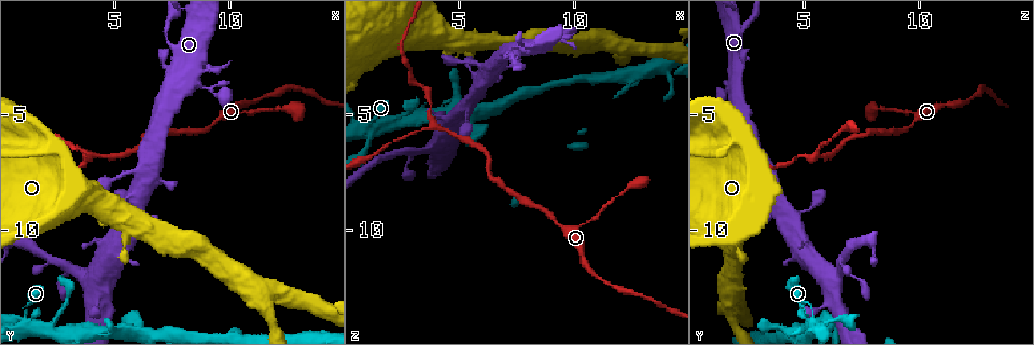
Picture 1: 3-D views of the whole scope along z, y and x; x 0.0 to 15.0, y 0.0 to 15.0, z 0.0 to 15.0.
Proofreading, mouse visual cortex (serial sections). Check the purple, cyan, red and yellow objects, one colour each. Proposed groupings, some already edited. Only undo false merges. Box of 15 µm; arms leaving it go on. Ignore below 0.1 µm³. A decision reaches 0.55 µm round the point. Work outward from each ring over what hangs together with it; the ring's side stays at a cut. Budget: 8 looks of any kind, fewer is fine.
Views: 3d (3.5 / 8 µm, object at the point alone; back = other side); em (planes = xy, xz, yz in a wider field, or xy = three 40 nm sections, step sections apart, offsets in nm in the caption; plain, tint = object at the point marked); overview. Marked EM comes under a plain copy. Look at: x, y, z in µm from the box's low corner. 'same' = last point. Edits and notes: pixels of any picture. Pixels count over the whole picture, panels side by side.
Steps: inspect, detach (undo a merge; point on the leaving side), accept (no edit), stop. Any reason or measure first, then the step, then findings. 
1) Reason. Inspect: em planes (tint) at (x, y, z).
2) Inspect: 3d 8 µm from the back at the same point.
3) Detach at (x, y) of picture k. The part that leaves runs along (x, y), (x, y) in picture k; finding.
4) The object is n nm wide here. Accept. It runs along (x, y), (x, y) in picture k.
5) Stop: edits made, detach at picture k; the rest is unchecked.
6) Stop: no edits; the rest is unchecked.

Branch point. Inspect: 3d 3.5 µm at (12.6, 12.9, 2.1).

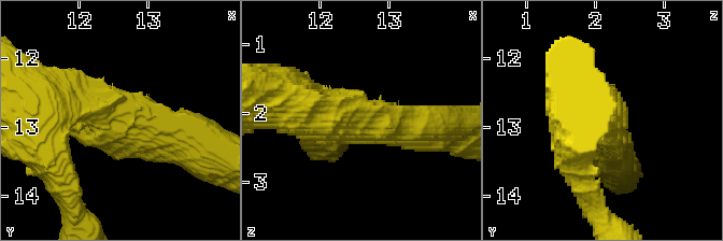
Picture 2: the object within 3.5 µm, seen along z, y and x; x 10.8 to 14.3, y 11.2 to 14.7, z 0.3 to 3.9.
Inspect: em xy step 2 (tint) at (12.55, 12.80, 2.10).

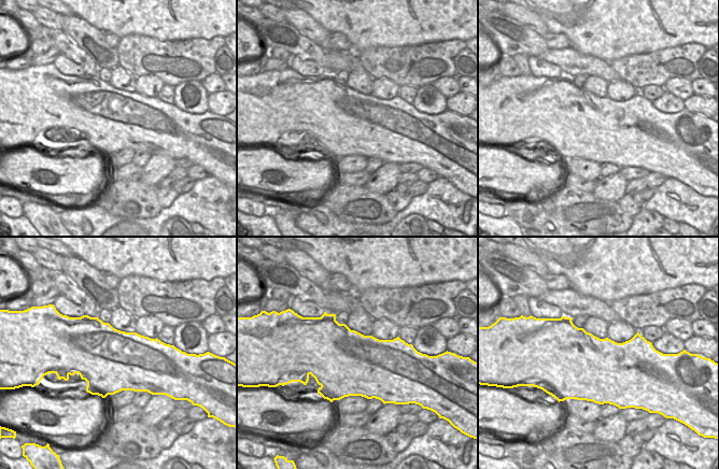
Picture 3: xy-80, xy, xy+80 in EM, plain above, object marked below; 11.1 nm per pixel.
Another direction. Inspect: em xy step 1 (tint) at the same point.

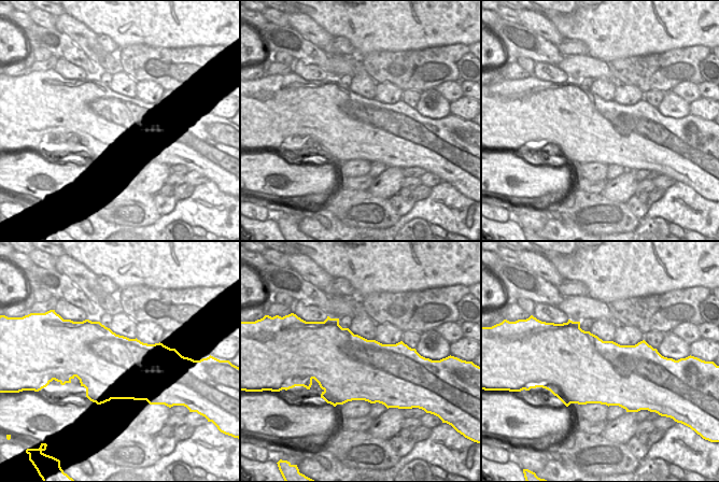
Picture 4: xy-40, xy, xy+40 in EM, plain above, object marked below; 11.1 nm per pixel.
Accept. It runs along (51, 99), (183, 139) in picture 2; one cell here.

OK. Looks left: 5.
Sudden change in width. Inspect: 3d 3.5 µm from the back at (14.3, 13.4, 2.2).

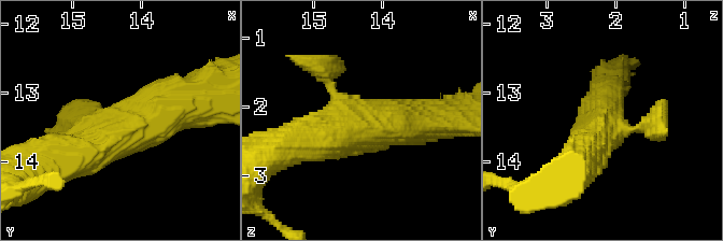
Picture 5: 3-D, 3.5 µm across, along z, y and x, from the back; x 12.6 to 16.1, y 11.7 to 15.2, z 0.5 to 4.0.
Inspect: em xy step 1 (tint) at (14.25, 13.50, 2.15).

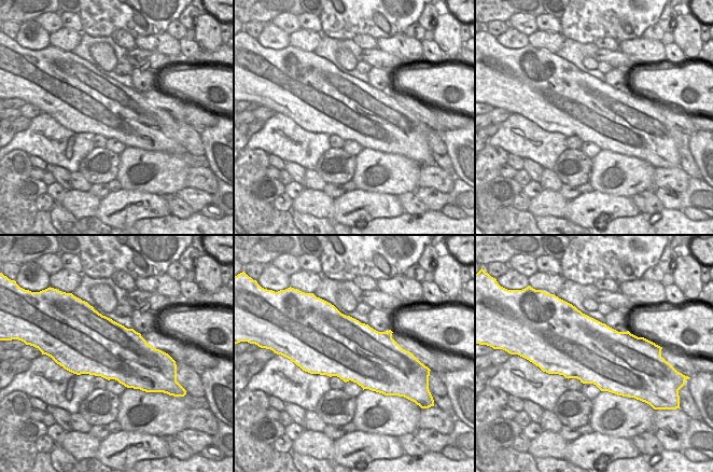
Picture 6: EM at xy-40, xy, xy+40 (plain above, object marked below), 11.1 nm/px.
3 arms meet here. Accept. It runs along (428, 118), (359, 118), (339, 102), (326, 67) in picture 5; all the same cell.

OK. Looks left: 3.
Branch point. Inspect: 3d 3.5 µm at (3.9, 6.8, 5.6).

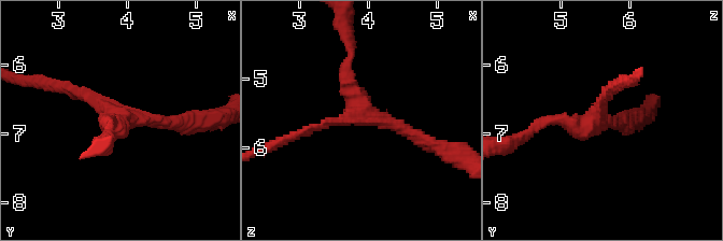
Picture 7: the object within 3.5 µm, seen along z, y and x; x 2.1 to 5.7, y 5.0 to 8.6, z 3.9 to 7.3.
3 arms meet here; the arms are 150, 200, 200 nm wide; shape alone is not enough. Inspect: em xy step 2 (tint) at (3.95, 6.80, 5.45).

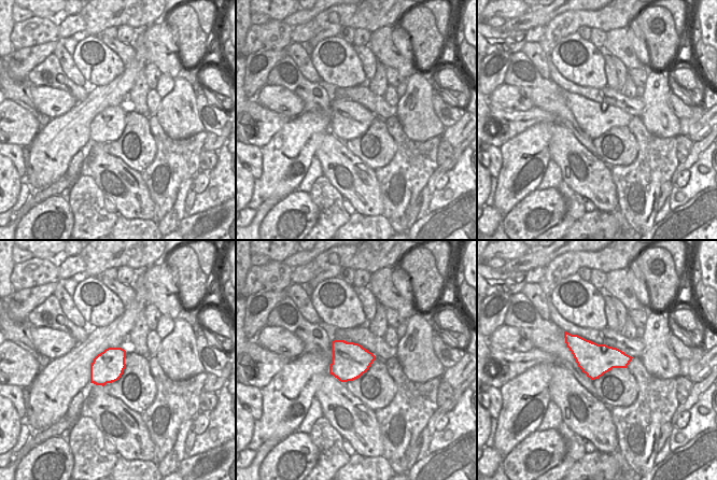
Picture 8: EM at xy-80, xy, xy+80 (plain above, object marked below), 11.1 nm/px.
Inspect: em planes (tint) at the same point.

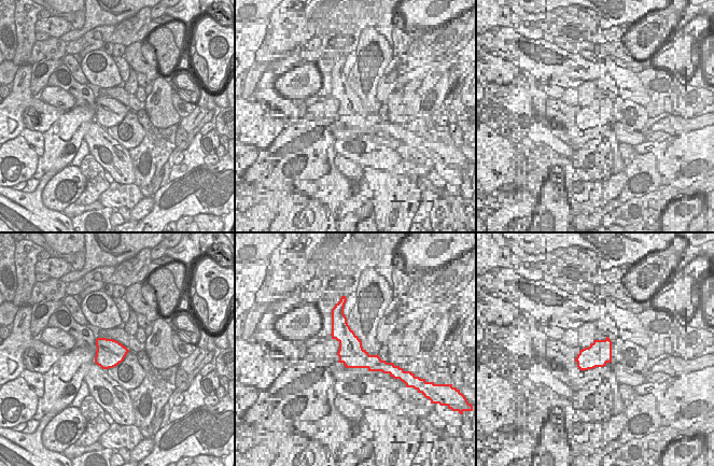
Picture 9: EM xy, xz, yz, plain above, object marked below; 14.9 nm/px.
The object is 400 nm wide here. Accept. It runs along (431, 143), (362, 111), (345, 80), (352, 55) in picture 7; all the same cell.

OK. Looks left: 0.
Stop: no edits; the rest is unchecked.

